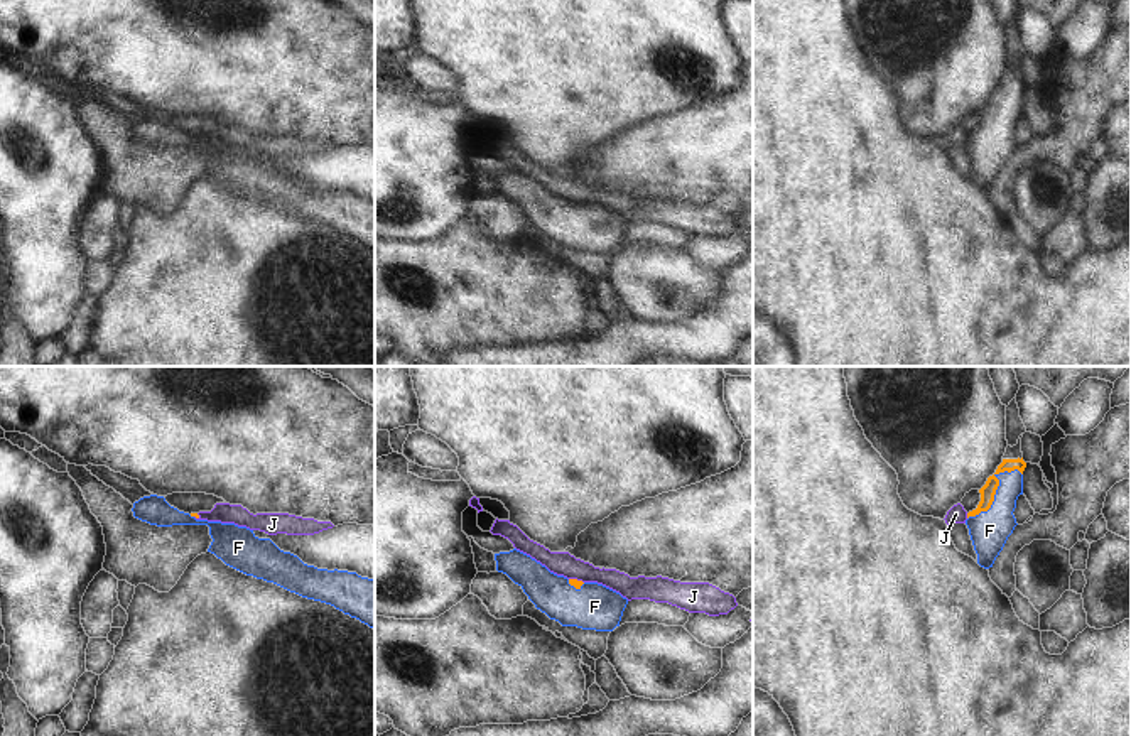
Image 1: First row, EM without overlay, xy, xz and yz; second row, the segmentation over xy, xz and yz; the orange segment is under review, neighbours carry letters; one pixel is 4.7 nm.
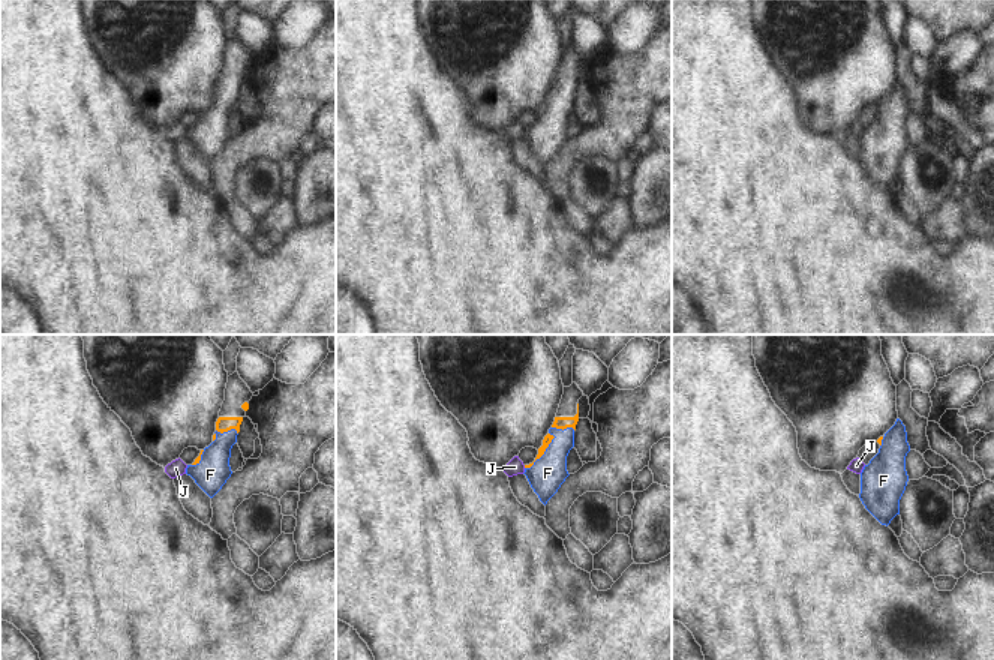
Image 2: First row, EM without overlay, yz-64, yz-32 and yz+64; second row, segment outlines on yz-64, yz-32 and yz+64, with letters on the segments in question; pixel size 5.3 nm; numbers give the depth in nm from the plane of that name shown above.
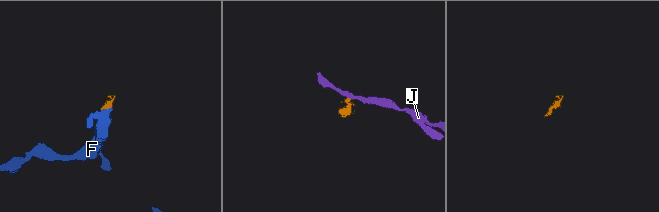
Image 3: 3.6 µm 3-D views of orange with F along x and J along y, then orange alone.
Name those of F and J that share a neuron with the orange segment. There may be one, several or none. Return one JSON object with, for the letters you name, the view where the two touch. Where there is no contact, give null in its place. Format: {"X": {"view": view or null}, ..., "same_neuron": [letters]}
{"F": {"view": "yz"}, "same_neuron": ["F"]}

